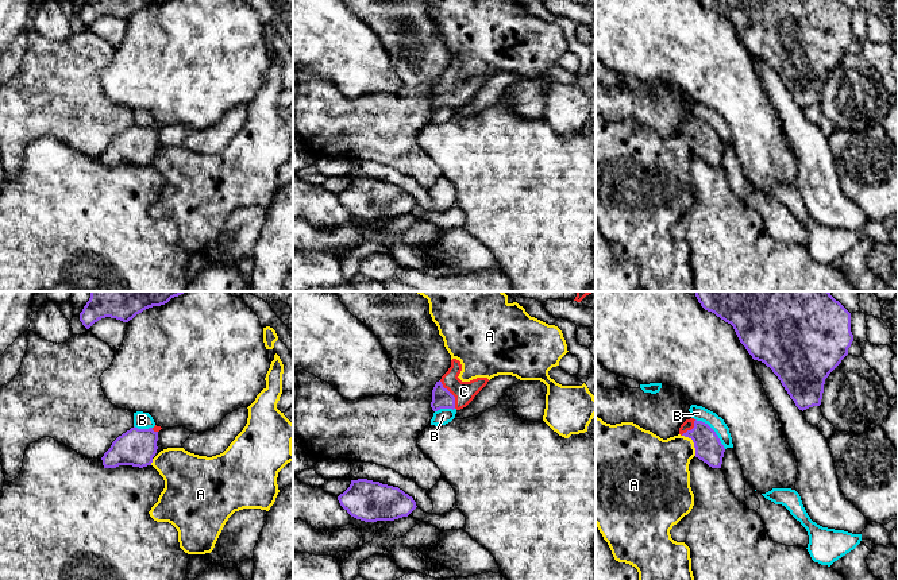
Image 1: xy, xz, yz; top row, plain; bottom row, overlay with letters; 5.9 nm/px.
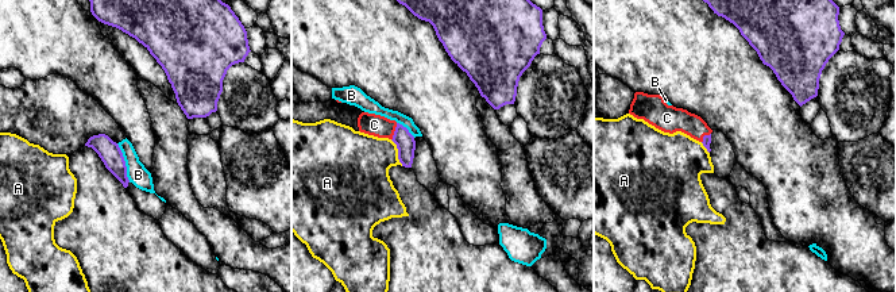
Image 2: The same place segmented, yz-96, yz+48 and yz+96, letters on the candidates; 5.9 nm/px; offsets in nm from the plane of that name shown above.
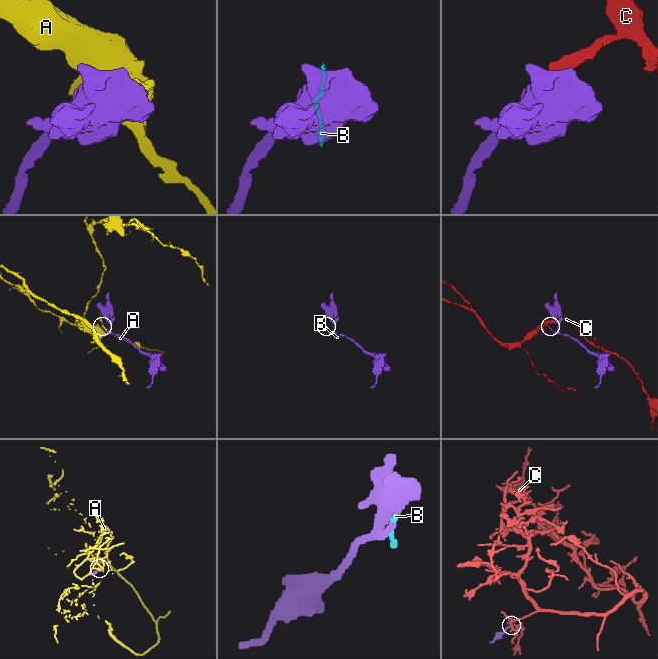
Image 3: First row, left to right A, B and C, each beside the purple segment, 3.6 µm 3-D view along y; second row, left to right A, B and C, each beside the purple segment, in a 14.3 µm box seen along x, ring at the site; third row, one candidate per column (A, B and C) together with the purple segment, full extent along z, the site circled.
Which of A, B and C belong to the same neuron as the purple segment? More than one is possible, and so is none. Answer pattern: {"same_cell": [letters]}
{"same_cell": ["C"]}

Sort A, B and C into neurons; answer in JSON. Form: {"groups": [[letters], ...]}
{"groups": [["A"], ["B"], ["C"]]}

